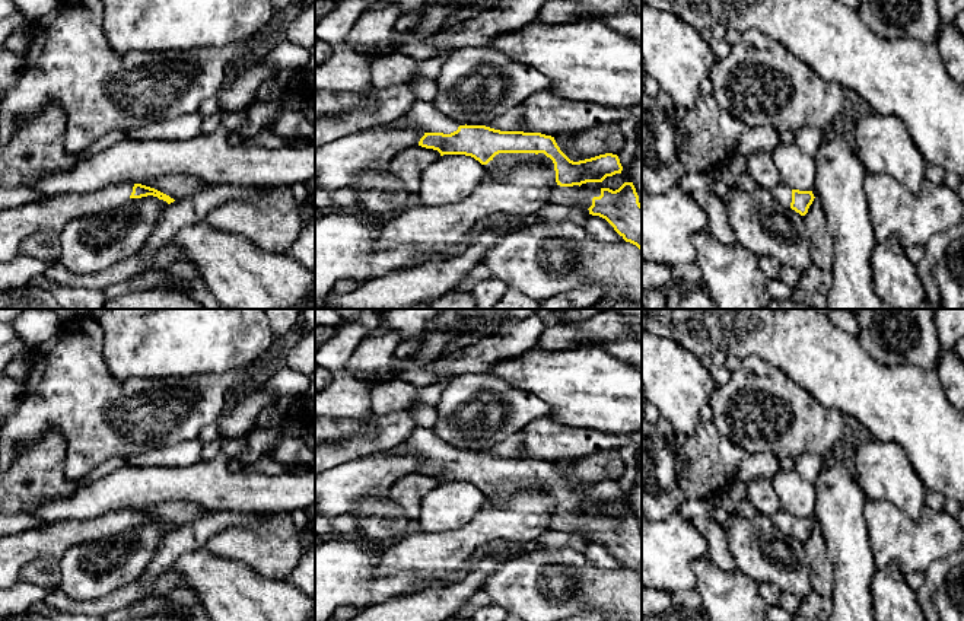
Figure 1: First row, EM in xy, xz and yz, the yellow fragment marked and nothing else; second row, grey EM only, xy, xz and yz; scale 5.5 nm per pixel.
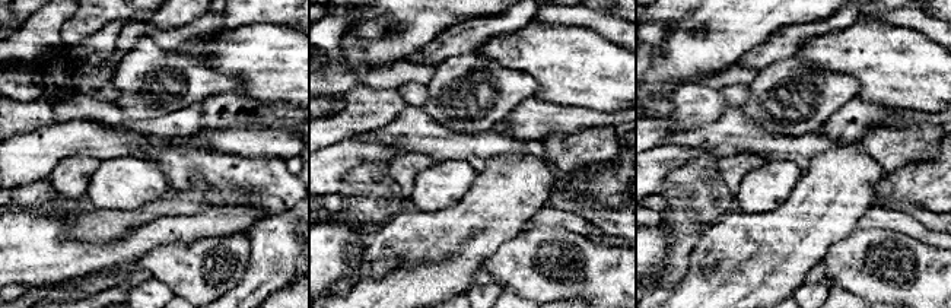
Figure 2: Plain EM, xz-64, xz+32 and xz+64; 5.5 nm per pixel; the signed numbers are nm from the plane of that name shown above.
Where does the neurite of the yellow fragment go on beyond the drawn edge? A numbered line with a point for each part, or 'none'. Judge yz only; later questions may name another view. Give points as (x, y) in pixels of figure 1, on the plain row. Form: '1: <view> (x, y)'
1: yz (780, 519)

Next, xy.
1: xy (53, 540)

